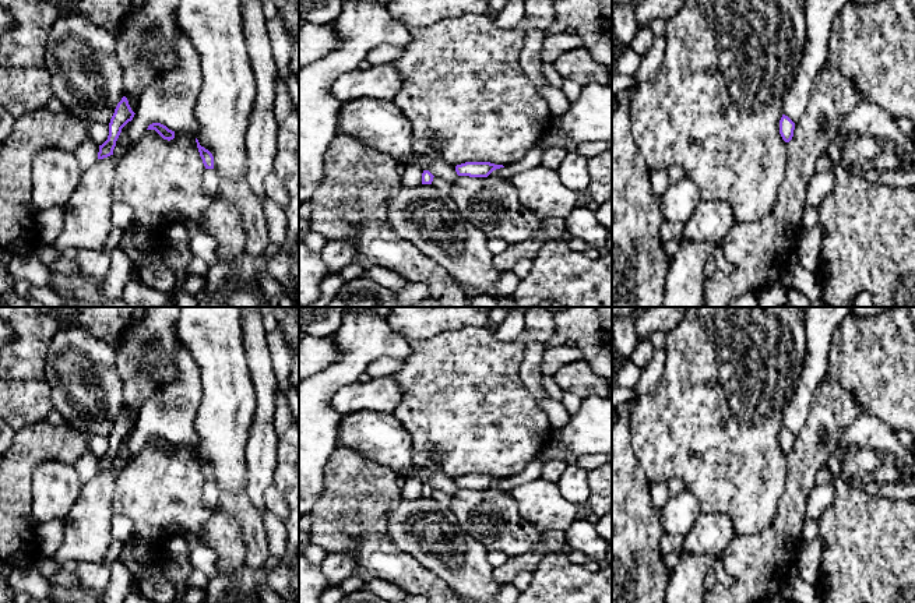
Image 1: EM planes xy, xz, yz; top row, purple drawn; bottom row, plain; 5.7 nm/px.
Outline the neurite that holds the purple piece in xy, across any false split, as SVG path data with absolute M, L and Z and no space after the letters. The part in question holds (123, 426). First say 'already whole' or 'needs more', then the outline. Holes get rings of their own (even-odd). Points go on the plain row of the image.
already whole | M123 409L110 431L108 452L99 458L98 472L113 468L113 462L116 459L116 454L122 445L122 441L133 433L134 427L136 426L131 423L127 410Z

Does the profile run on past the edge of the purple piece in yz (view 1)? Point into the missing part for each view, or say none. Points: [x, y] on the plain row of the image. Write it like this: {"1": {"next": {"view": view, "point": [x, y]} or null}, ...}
{"1": {"next": null}}

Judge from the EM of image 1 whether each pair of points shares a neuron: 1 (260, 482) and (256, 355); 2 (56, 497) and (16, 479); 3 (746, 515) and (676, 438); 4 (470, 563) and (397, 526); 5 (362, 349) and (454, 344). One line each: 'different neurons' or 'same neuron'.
1: same neuron
2: different neurons
3: same neuron
4: same neuron
5: different neurons

